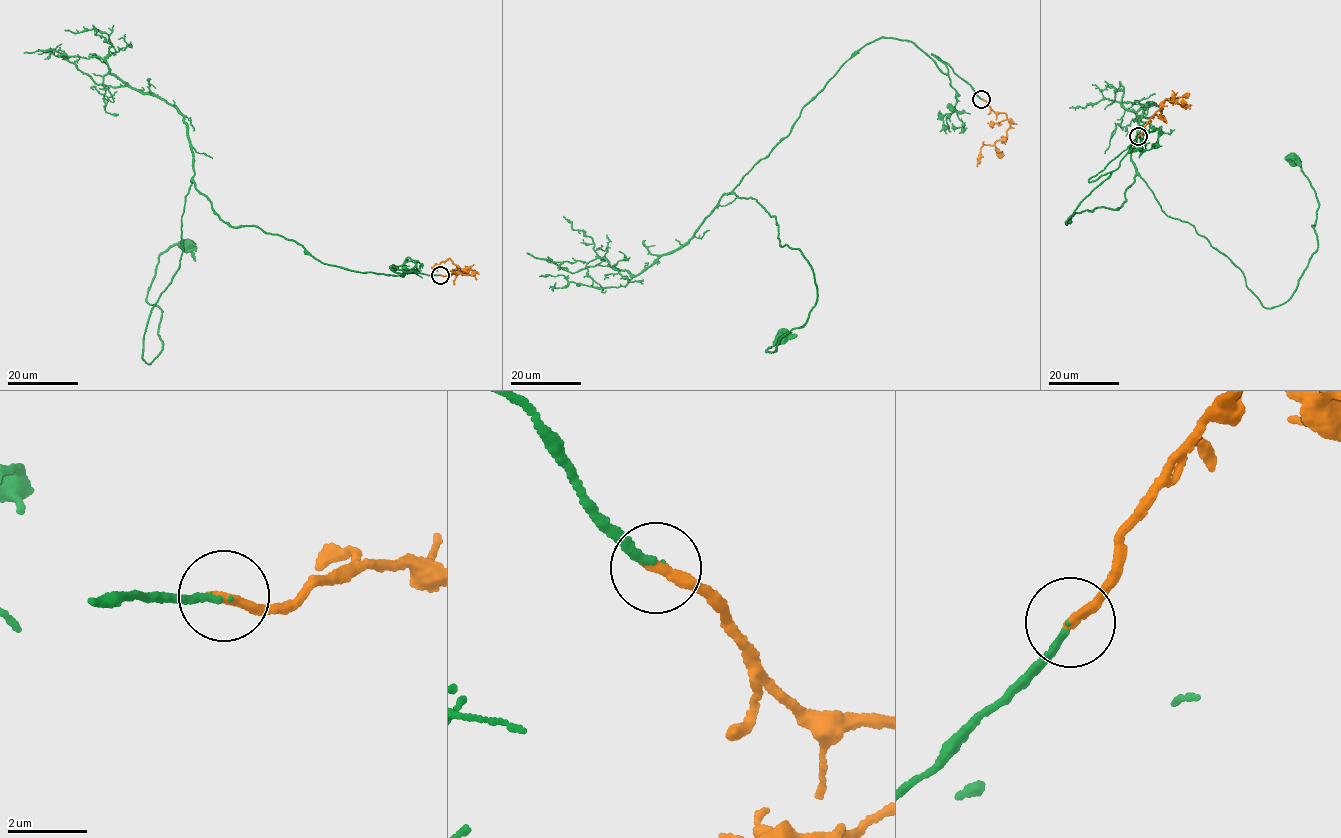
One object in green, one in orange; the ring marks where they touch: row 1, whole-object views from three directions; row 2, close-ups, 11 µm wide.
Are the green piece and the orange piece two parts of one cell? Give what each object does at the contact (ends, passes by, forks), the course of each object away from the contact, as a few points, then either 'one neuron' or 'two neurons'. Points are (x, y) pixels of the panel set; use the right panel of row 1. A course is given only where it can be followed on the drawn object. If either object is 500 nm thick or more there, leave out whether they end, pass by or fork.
green ends | orange ends | green via (1138, 136), (1065, 224), (1120, 207), (1140, 176), (1267, 308), (1317, 248), (1317, 200), (1293, 160) | orange via (1139, 136), (1164, 101), (1175, 98), (1170, 98), (1171, 102), (1192, 105) | one neuron

